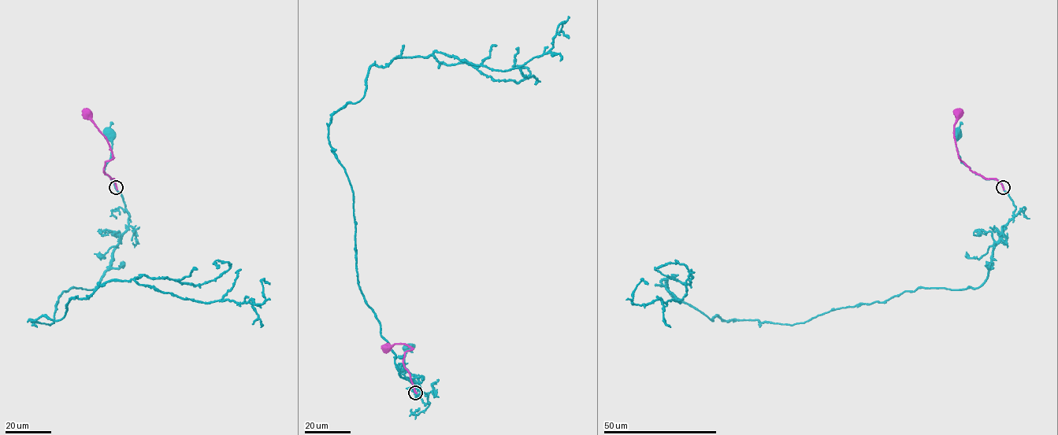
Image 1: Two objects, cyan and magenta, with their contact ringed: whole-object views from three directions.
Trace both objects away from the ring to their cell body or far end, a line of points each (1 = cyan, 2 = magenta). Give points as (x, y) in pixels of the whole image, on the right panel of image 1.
1: (1003, 187), (996, 180), (984, 178), (961, 161), (955, 144), (957, 134)
2: (1003, 187), (996, 180), (983, 178), (972, 171), (959, 157), (954, 125), (959, 112)

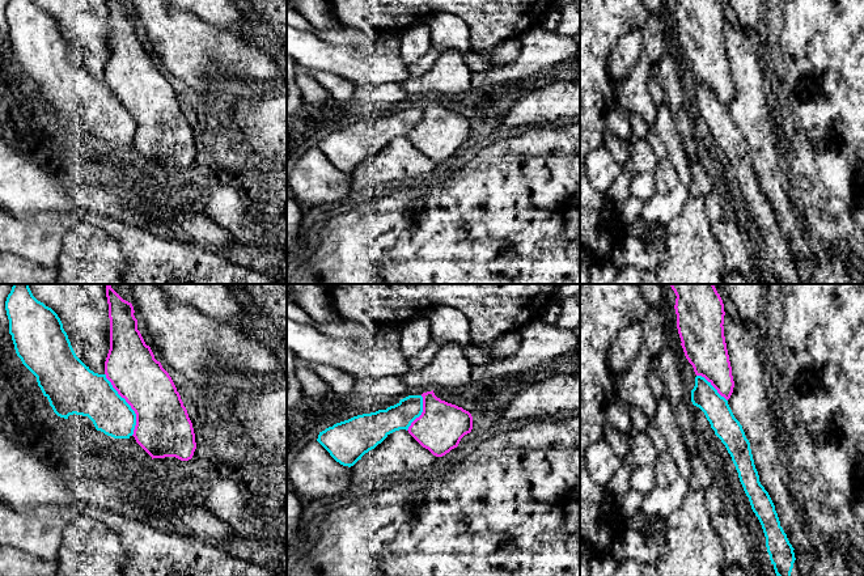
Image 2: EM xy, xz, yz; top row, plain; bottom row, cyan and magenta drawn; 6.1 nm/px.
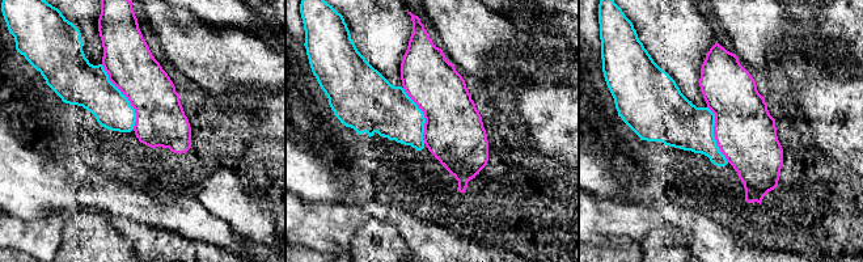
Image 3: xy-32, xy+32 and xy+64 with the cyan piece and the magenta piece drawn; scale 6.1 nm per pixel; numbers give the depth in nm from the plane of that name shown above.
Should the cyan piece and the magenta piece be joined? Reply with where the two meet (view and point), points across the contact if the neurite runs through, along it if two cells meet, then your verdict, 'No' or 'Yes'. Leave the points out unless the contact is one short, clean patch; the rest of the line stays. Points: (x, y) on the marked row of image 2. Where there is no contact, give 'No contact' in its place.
Touches cyan at xy (128, 405). No

